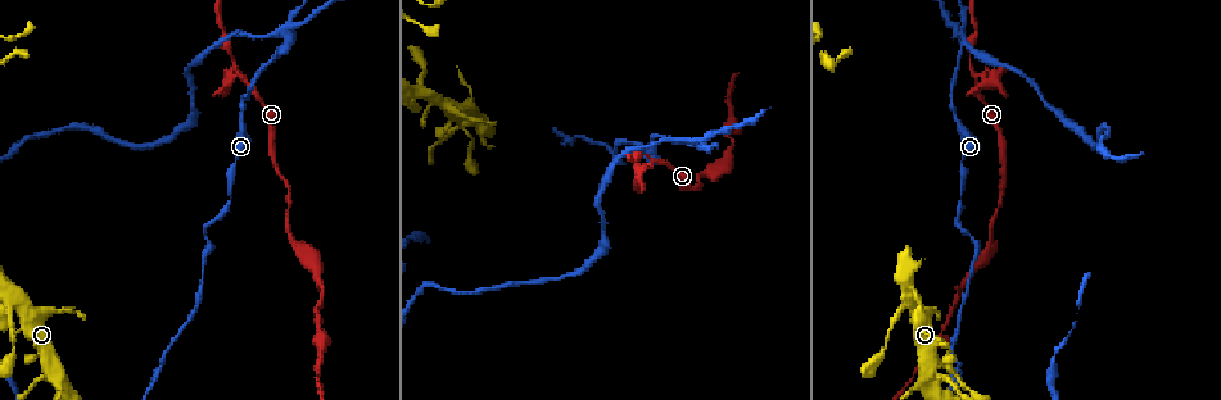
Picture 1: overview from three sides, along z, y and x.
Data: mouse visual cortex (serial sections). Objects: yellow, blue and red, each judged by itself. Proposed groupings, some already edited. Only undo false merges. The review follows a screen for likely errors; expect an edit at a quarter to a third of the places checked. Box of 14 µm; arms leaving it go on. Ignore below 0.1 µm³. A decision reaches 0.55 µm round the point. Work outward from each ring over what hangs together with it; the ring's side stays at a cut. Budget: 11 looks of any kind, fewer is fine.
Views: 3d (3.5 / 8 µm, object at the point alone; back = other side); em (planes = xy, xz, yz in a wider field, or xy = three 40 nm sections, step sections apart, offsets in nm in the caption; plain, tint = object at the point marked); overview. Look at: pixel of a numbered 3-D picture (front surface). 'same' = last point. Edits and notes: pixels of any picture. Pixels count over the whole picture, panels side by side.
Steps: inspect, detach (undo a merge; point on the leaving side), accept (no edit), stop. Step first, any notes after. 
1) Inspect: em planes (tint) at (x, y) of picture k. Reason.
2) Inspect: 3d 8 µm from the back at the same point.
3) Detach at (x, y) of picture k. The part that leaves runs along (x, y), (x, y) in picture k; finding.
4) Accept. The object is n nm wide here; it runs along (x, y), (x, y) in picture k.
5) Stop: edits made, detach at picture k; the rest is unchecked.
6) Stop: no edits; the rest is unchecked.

Inspect: 3d 8 µm at (208, 224) of picture 1. Sharp bend.

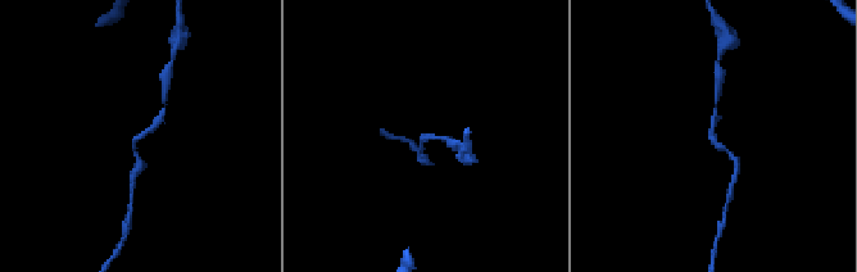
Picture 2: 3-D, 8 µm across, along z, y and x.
Inspect: 3d 3.5 µm at (133, 140) of picture 2. Closer look.

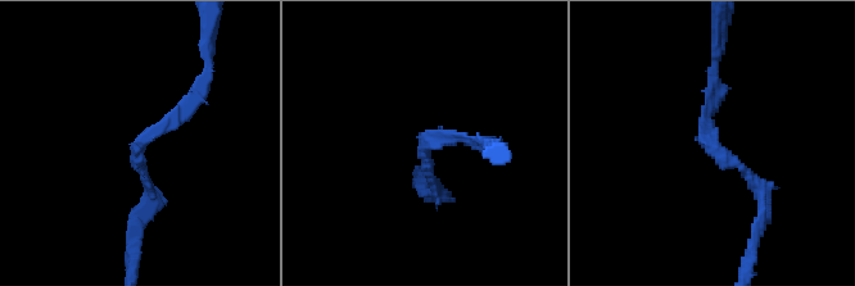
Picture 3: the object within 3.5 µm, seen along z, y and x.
Inspect: em xy step 2 (tint) at (708, 141) of picture 3.

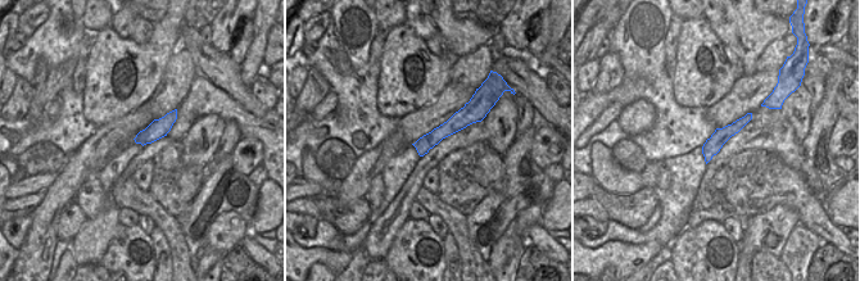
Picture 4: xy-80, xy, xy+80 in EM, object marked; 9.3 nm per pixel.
Accept. The arms are 150, 200 nm wide; it runs along (203, 87), (136, 150), (148, 201) in picture 3; all the same cell.

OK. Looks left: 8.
Inspect: 3d 3.5 µm at (975, 74) of picture 1. Three-way junction.

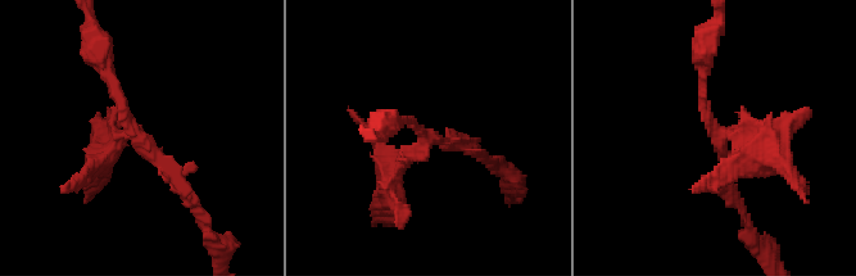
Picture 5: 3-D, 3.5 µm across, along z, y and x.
Inspect: em xy step 1 (tint) at (136, 137) of picture 5. Now the EM.

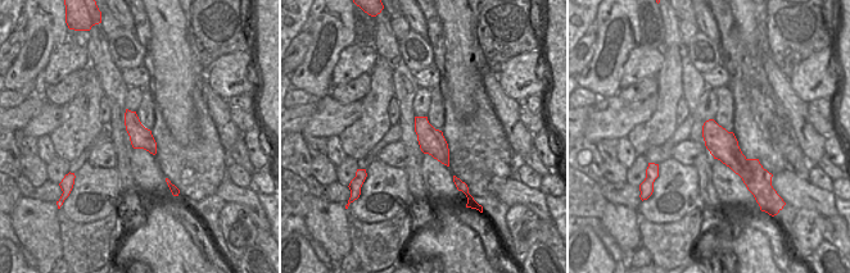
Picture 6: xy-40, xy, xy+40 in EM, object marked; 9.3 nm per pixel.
Detach at (379, 158) of picture 5. The part that leaves runs along (417, 143), (389, 170), (398, 229) in picture 5; two cells meet here.

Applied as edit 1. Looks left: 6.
Inspect: overview. See it whole again.

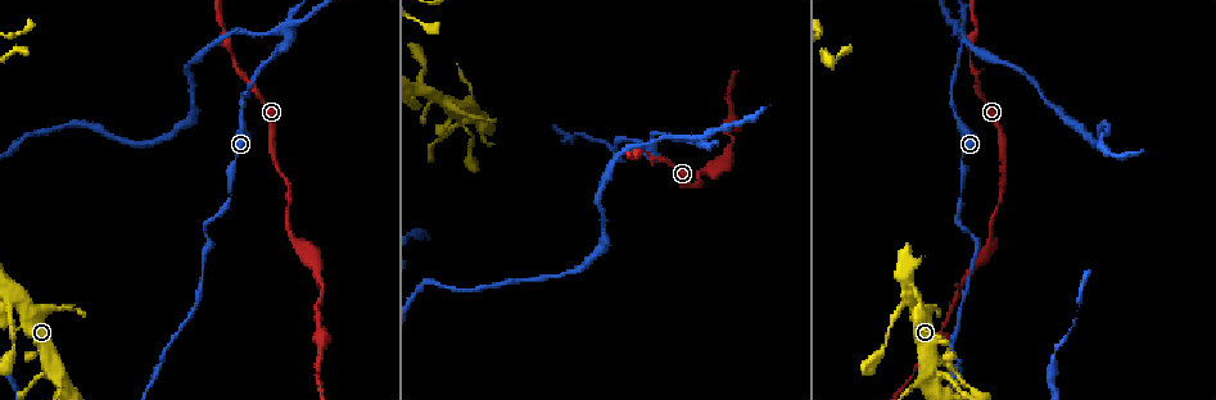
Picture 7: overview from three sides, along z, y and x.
Inspect: 3d 3.5 µm at (692, 142) of picture 7. Four-way junction.

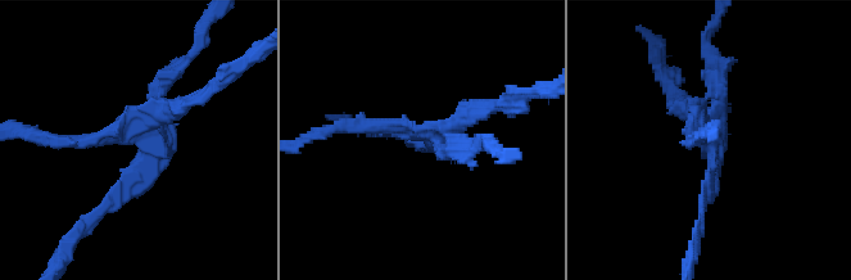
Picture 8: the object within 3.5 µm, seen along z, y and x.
Inspect: em xy step 3 (tint) at (146, 159) of picture 8.

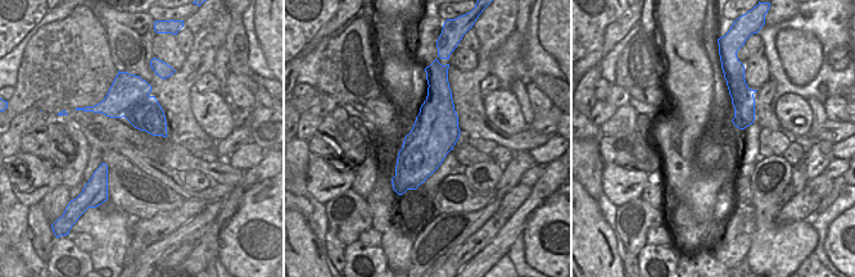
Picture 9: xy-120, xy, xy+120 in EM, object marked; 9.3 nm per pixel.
Detach at (94, 139) of picture 8. The part that leaves runs along (135, 134), (91, 141), (25, 134) in picture 8; a second cell is stuck on.

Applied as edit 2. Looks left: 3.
Inspect: overview.

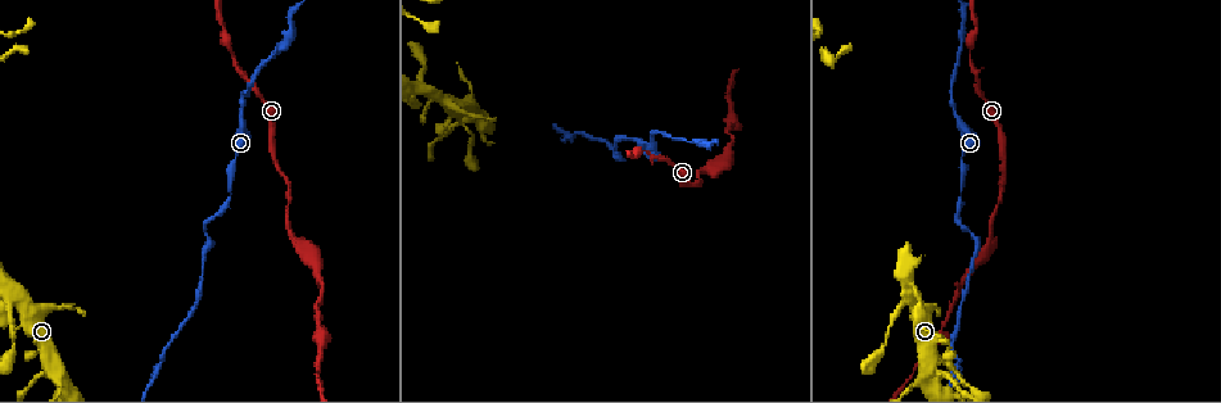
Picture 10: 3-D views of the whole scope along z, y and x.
Inspect: 3d 3.5 µm at (929, 370) of picture 10. Calibre changes.

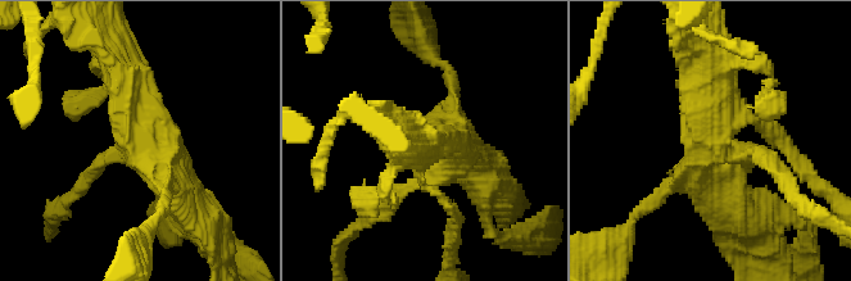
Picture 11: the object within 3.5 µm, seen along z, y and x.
Inspect: em xy step 2 (tint) at (137, 140) of picture 11.

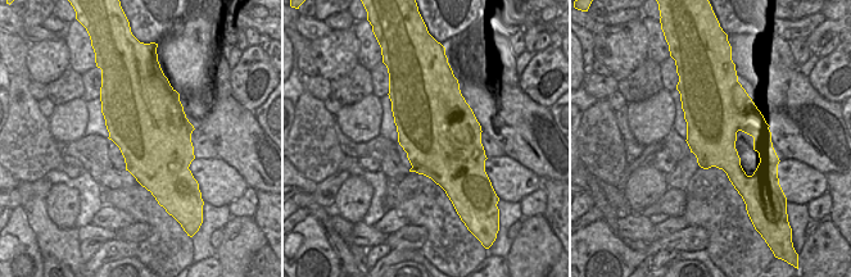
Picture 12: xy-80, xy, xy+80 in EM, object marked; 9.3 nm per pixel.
Accept. It runs along (114, 57), (135, 140), (182, 195) in picture 11; continuous, no second cell.

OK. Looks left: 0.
Stop: edits made, detach at picture 5, detach at picture 8; the rest is unchecked.

